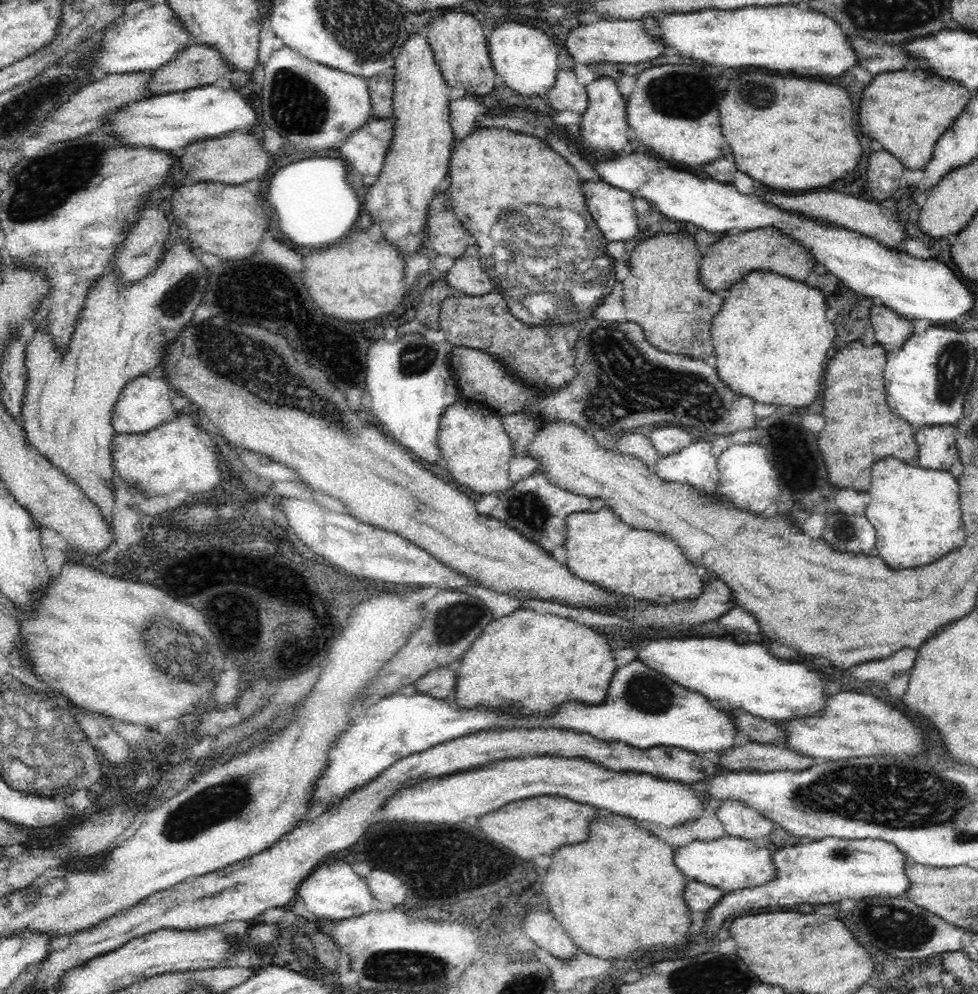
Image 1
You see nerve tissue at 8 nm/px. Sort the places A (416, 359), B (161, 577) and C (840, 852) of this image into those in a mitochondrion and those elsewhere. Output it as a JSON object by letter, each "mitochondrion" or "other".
{"A":"mitochondrion","B":"other","C":"mitochondrion"}

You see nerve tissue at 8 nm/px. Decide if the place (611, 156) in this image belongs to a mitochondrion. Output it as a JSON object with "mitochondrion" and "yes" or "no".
{"mitochondrion":"no"}

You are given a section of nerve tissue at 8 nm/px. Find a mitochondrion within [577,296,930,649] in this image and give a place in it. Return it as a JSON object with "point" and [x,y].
{"point":[849,600]}

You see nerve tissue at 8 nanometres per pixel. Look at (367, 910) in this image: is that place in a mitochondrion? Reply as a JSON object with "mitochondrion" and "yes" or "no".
{"mitochondrion":"no"}

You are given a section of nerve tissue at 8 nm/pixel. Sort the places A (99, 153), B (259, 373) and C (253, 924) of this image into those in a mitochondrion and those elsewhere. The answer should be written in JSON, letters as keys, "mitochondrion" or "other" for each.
{"A":"mitochondrion","B":"mitochondrion","C":"other"}

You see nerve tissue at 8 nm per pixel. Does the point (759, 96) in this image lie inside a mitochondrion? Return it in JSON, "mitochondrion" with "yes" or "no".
{"mitochondrion":"yes"}

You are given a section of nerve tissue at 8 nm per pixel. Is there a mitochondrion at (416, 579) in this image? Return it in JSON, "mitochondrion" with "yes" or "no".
{"mitochondrion":"no"}

